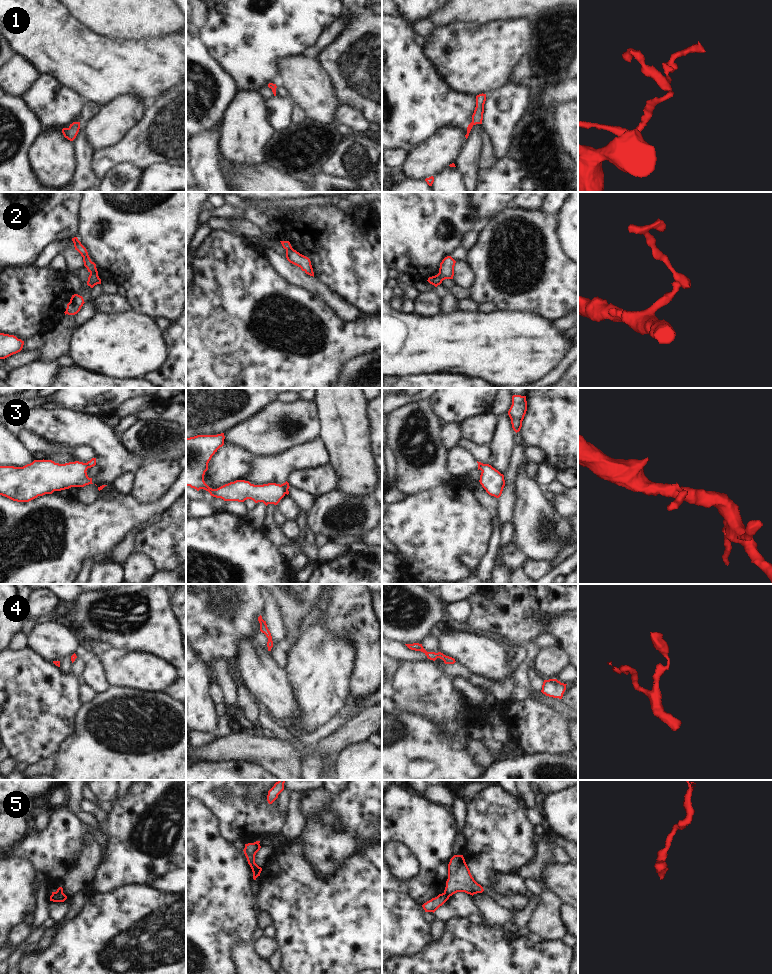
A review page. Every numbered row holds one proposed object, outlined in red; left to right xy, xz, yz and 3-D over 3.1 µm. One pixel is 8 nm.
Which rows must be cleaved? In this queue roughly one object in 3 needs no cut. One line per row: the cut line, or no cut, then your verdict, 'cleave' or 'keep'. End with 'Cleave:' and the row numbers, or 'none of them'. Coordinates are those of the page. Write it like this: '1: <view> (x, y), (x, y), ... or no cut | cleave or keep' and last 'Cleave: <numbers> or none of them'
1: no cut | keep
2: xy (90, 272), (94, 272), (97, 275) | cleave
3: xz (280, 485), (285, 493) | cleave
4: no cut | keep
5: yz (444, 891), (449, 896) | cleave
Cleave: 2, 3, 5

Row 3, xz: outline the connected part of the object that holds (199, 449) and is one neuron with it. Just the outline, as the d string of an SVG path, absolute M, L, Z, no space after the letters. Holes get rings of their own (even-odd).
M224 433L186 438L186 486L197 491L204 489L211 496L224 501L244 502L251 499L255 503L263 502L266 506L277 505L285 496L285 491L280 484L254 485L249 481L236 480L212 489L205 483L204 475L208 470L208 463L217 450L224 445L224 439Z

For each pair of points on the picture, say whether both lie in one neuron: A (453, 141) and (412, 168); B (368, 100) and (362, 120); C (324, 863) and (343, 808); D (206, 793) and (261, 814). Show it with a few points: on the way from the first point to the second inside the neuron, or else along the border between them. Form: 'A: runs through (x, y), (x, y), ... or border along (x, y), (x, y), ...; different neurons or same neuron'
A: runs through (443, 148), (431, 158), (422, 161); same neuron
B: border along (343, 104), (359, 108), (371, 121); different neurons
C: runs through (332, 849), (348, 833), (348, 822); same neuron
D: runs through (219, 807), (221, 809), (247, 811); same neuron

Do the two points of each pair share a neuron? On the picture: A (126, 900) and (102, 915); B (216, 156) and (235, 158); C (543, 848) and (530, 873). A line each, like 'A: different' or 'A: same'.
A: same
B: different
C: same

